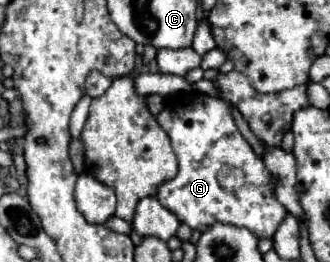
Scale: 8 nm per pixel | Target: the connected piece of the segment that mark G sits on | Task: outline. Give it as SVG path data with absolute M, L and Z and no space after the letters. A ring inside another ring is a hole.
M189 93L165 101L157 121L167 131L179 161L179 173L157 189L161 205L197 231L205 231L215 223L227 223L249 229L257 239L271 239L287 209L275 197L273 175L265 169L263 159L253 153L239 133L231 115L231 103L203 93ZM237 169L243 173L241 185L229 183L229 177L235 177Z

